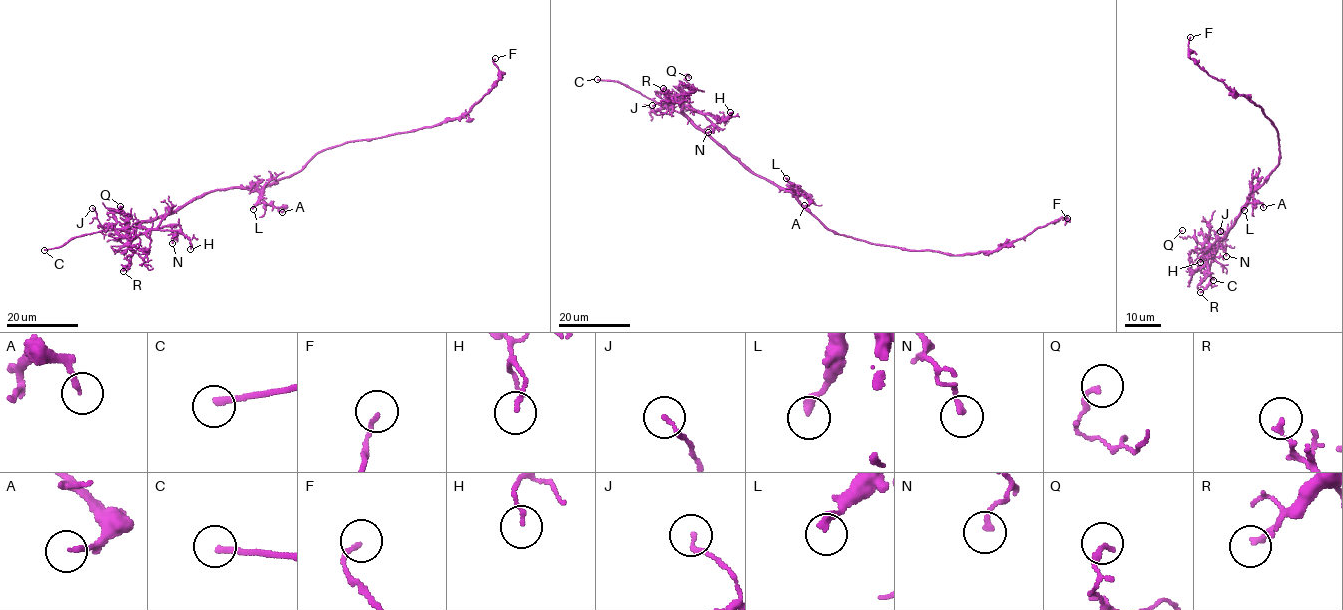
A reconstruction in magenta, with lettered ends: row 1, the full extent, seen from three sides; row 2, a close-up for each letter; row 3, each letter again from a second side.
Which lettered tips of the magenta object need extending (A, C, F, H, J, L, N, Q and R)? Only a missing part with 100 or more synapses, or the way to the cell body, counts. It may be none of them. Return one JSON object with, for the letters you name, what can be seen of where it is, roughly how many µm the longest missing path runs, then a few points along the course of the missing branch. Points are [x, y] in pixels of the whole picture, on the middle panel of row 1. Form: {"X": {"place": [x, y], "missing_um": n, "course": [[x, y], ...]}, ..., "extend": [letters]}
{"C": {"place": [597, 79], "missing_um": 50}, "extend": ["C"]}

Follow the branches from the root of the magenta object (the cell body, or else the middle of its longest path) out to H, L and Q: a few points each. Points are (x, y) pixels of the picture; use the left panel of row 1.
H: (296, 173), (258, 190), (203, 193), (144, 221), (135, 233), (179, 230), (190, 249)
L: (296, 173), (259, 190), (260, 202), (253, 209)
Q: (296, 173), (258, 190), (203, 193), (144, 221), (132, 237), (130, 215), (120, 214), (120, 206)

